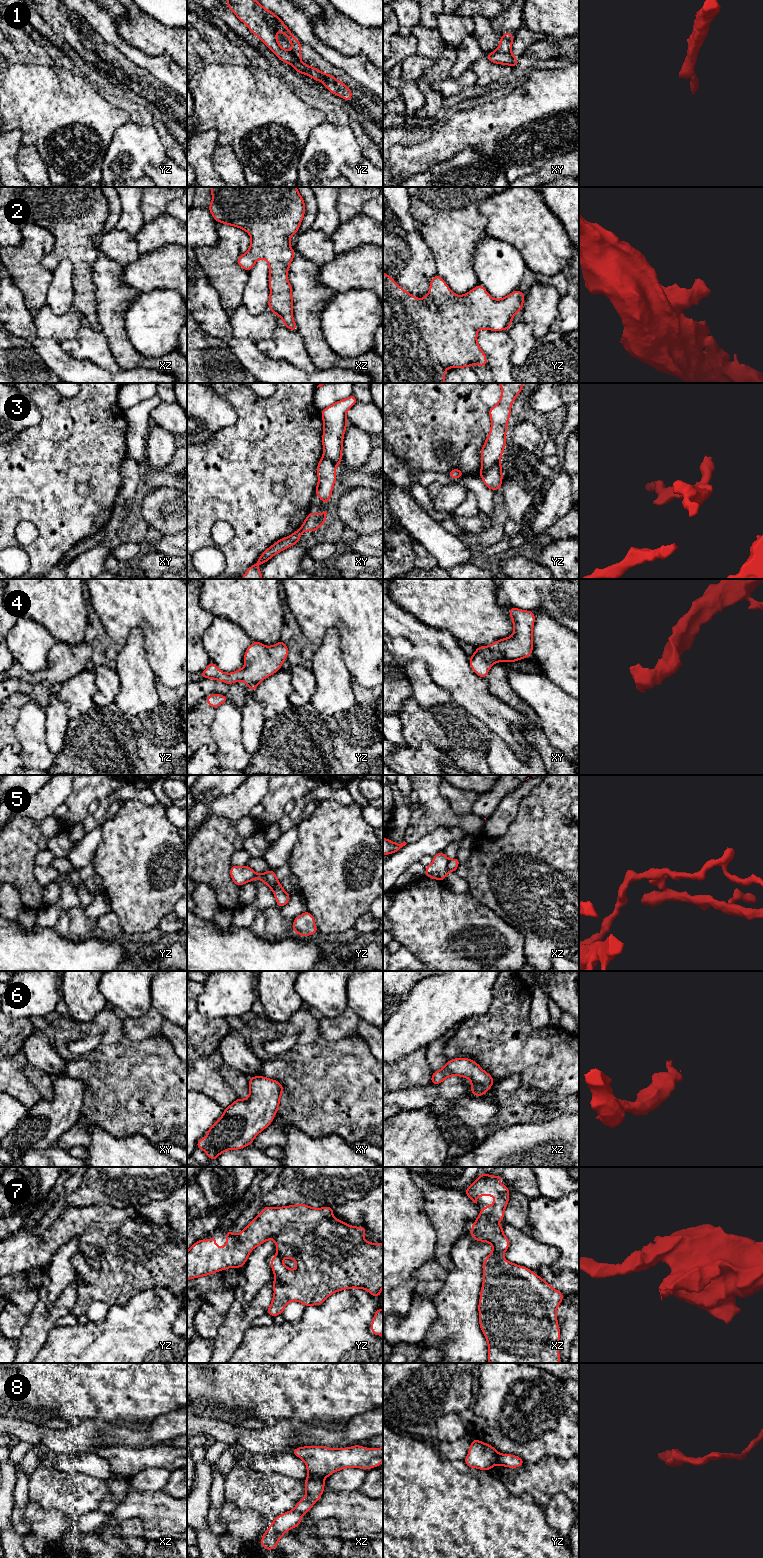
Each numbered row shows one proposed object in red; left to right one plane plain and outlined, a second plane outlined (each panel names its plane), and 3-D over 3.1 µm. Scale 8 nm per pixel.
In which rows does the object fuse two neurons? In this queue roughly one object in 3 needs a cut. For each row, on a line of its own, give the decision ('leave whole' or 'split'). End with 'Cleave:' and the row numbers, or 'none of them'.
1: split
2: leave whole
3: split
4: leave whole
5: split
6: leave whole
7: leave whole
8: split
Cleave: 1, 3, 5, 8

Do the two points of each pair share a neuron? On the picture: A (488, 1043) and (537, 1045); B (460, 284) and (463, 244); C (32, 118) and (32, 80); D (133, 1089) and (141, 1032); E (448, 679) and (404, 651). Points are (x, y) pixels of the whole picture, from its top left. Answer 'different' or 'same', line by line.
A: same
B: same
C: same
D: different
E: same

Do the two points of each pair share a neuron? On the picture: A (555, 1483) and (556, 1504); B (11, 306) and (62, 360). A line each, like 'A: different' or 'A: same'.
A: different
B: same

